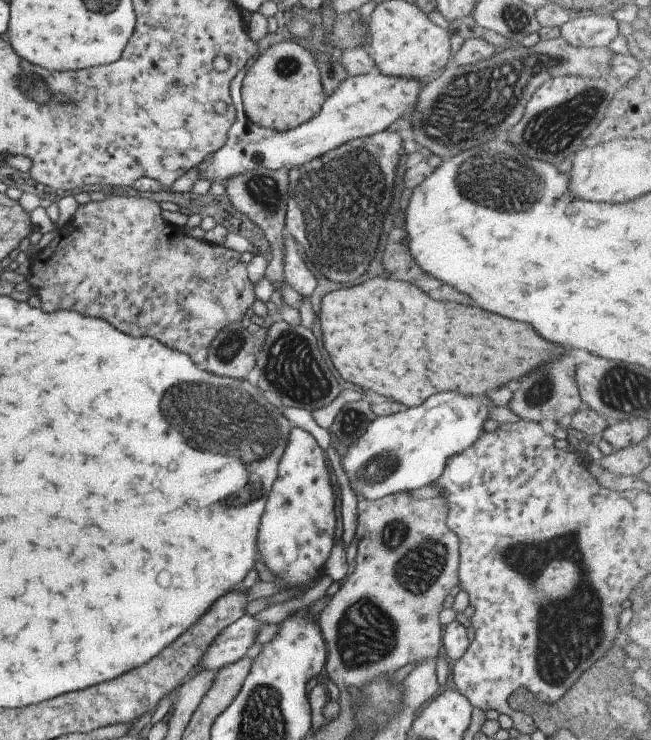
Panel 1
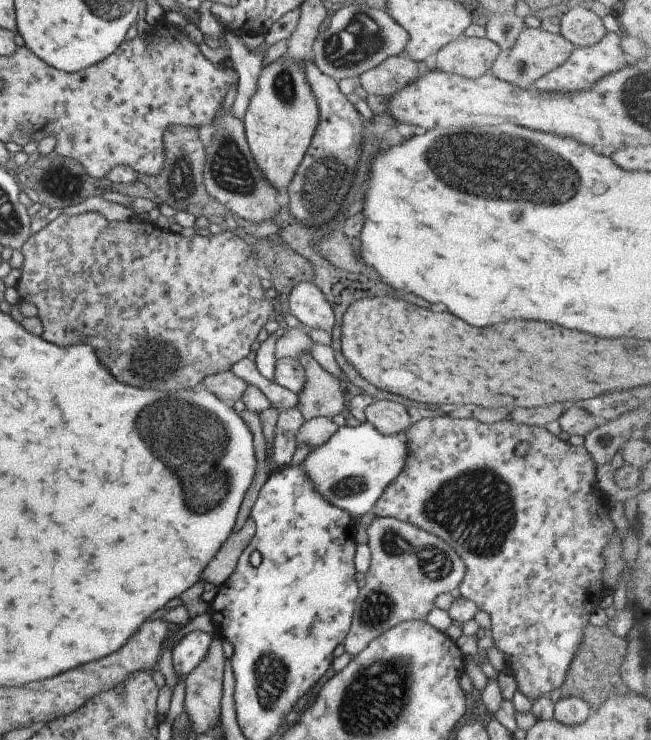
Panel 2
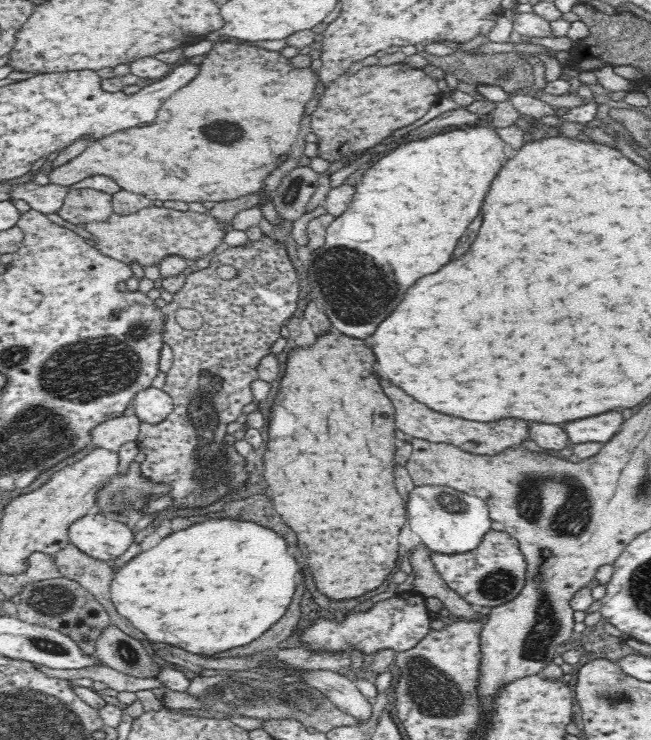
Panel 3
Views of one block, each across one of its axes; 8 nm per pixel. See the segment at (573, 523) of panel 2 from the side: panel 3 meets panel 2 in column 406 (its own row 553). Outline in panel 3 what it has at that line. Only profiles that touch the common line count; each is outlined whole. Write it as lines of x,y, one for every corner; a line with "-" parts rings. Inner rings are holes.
488,528
481,544
474,550
460,554
441,554
432,551
432,563
444,583
455,590
467,603
477,608
497,607
514,600
526,582
527,562
518,541
509,533

